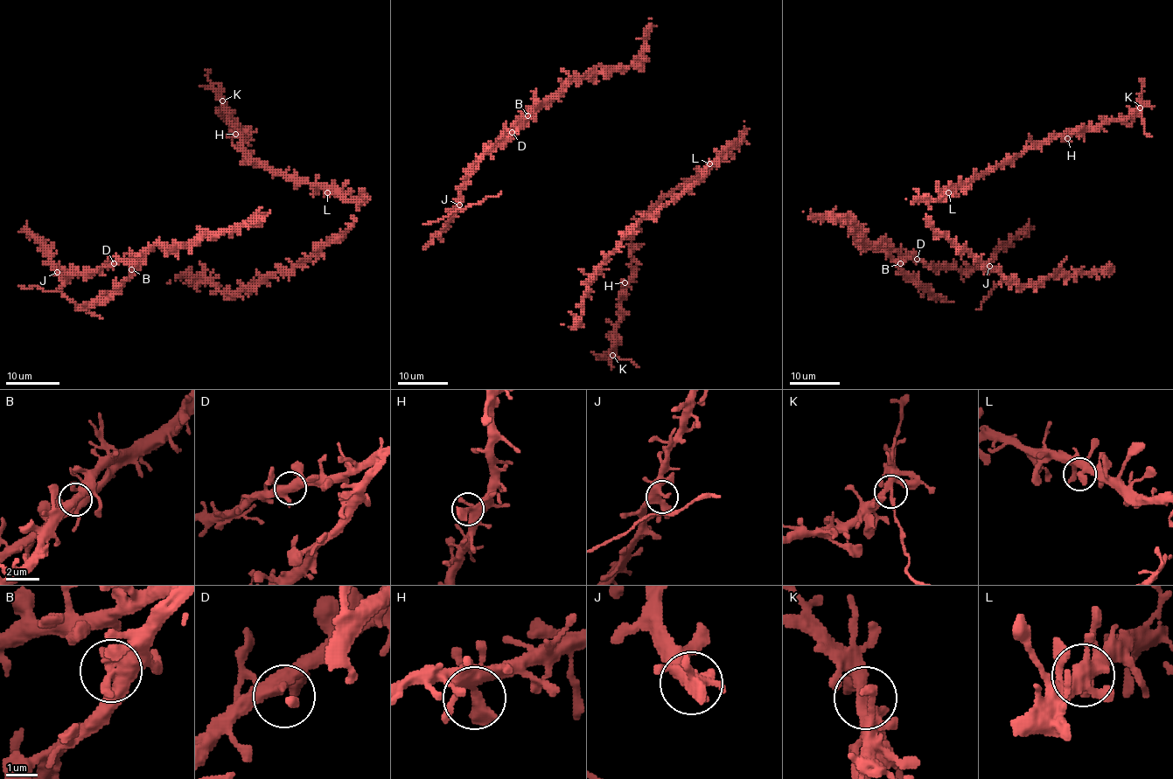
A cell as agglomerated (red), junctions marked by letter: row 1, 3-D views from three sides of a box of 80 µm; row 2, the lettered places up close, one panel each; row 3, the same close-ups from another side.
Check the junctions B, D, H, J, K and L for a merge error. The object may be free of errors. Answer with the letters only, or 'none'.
K

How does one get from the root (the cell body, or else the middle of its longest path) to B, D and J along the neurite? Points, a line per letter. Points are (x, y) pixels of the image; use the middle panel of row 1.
B: (612, 69), (569, 79), (527, 115)
D: (612, 69), (569, 79), (512, 132)
J: (612, 69), (569, 79), (533, 113), (514, 126), (472, 167), (461, 191), (459, 205)

